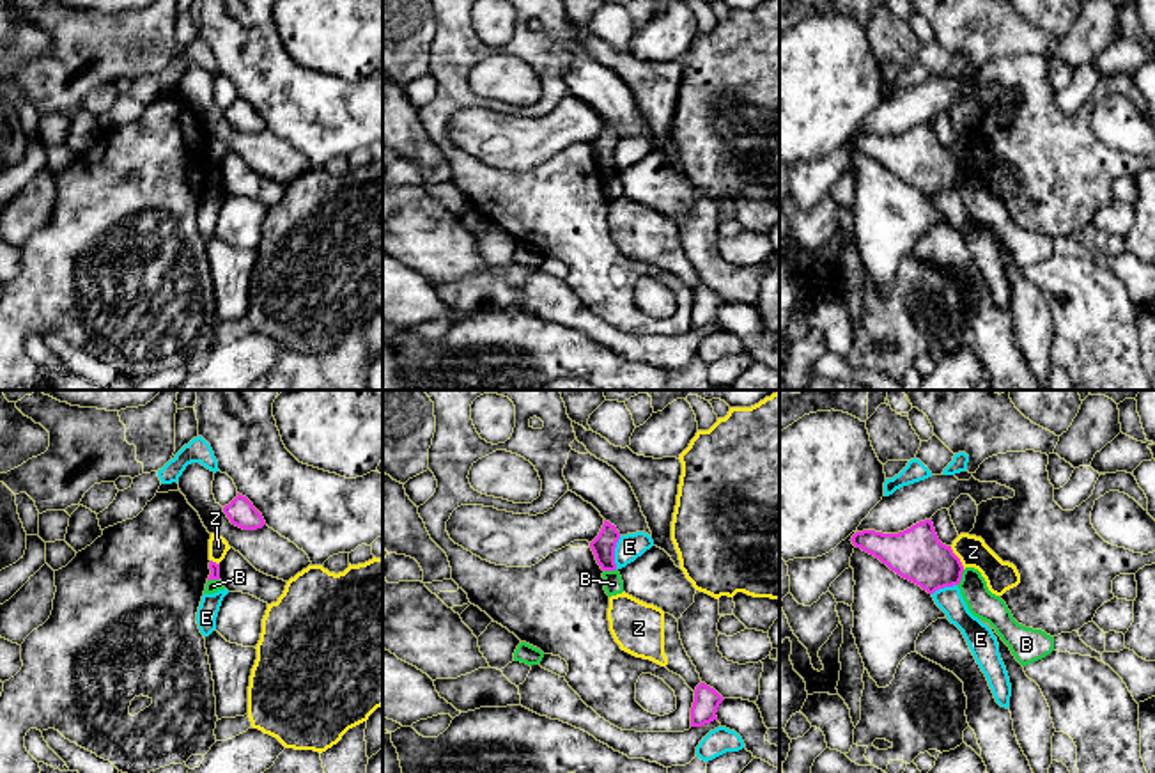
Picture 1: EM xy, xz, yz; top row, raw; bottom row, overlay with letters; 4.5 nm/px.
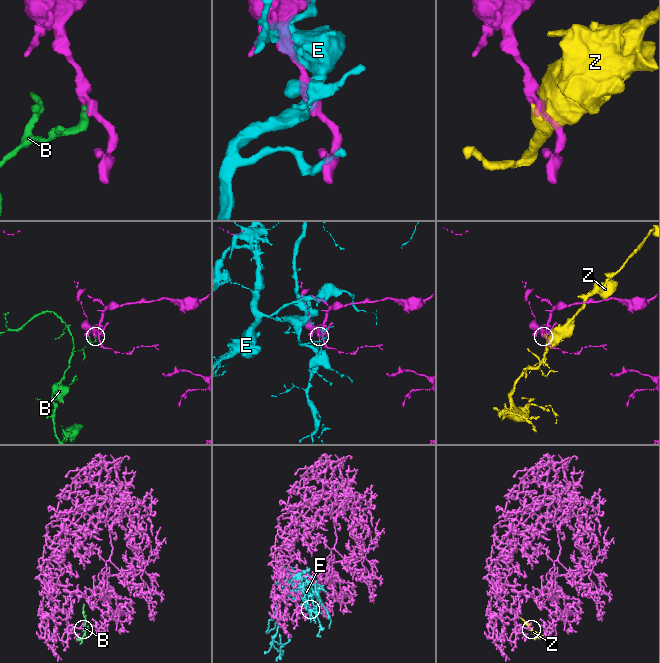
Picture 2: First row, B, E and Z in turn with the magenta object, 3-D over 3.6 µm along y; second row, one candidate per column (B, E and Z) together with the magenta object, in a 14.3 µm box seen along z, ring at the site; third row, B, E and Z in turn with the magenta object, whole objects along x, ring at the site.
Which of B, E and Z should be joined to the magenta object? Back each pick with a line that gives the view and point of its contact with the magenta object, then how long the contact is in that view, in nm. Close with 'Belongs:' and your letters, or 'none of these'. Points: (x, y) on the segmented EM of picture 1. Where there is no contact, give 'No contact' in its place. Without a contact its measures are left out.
Belongs: none of these

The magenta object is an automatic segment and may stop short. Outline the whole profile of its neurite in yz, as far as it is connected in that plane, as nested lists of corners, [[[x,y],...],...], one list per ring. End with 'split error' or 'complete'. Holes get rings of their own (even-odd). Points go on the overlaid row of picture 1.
[[[932,519],[898,534],[856,532],[850,541],[928,594],[958,585],[962,580],[964,566],[951,546],[939,541]]]; complete

